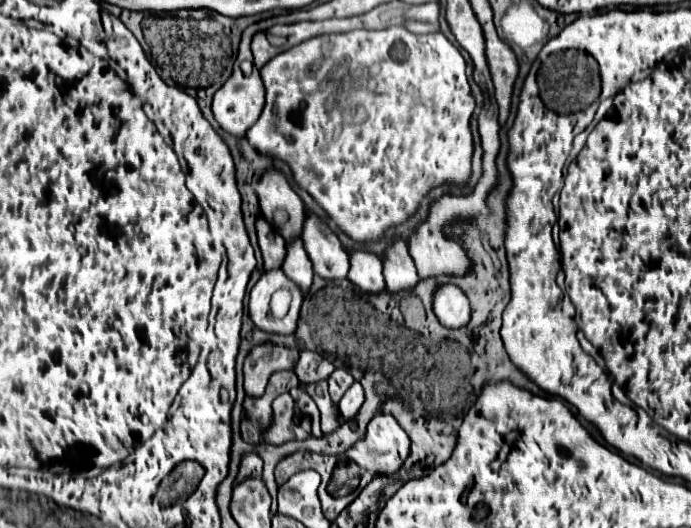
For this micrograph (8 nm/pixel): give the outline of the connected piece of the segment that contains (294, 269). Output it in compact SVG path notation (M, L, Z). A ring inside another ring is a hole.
M299 237L291 239L287 243L287 255L281 263L281 269L307 295L307 291L313 283L313 265L311 265L311 259L307 257L307 251L303 249L303 241Z

